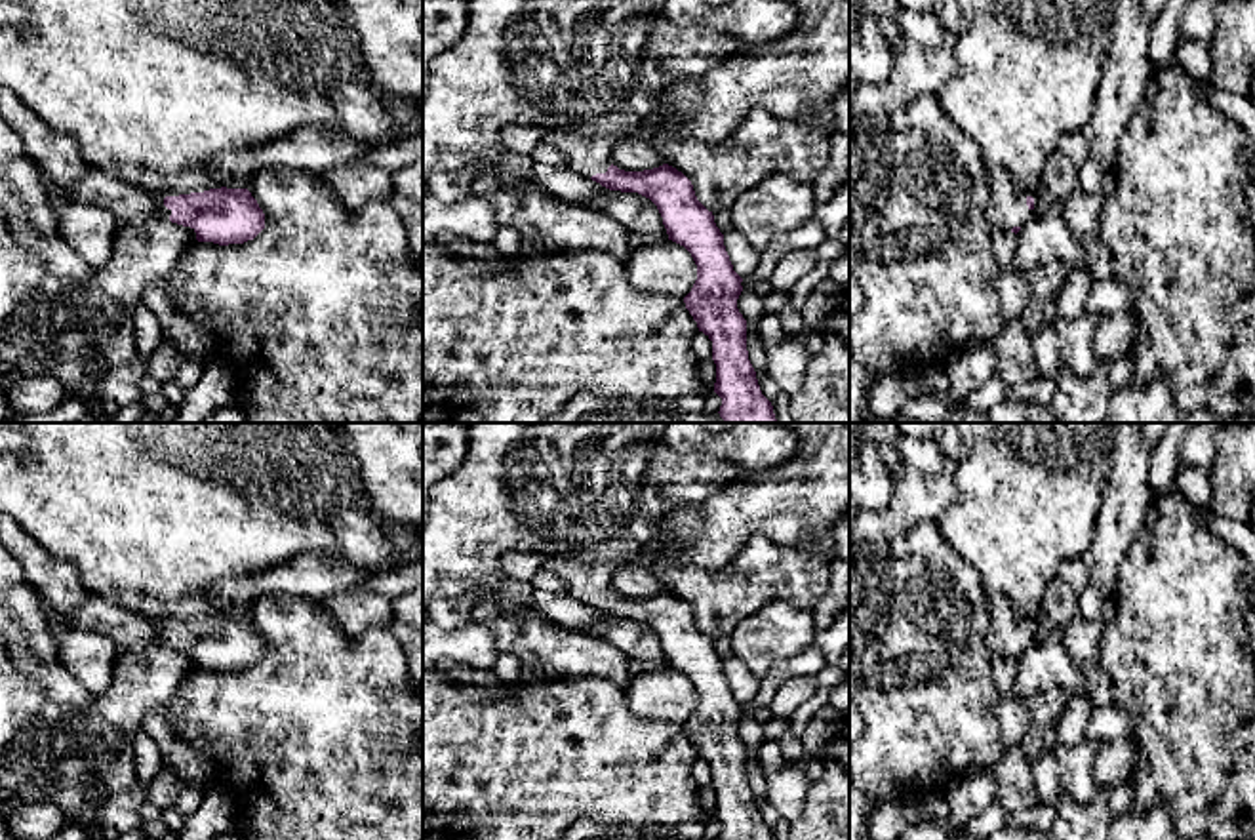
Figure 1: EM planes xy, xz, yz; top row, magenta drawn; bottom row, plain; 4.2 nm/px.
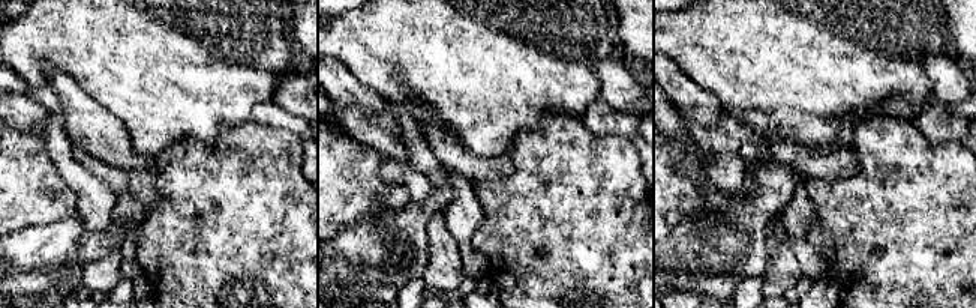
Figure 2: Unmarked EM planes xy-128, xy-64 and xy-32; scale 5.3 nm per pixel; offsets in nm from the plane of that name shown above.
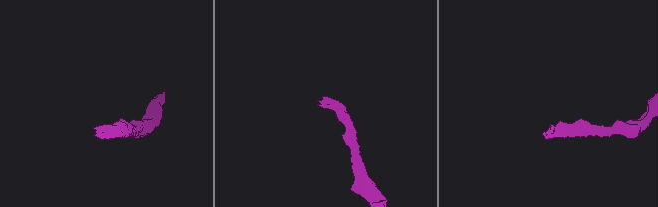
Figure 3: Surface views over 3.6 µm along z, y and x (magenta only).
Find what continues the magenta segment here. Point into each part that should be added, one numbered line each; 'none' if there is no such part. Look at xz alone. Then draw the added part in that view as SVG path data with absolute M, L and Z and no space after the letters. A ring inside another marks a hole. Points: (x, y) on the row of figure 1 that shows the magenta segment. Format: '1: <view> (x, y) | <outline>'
1: xz (585, 155) | M547 131L545 143L556 147L568 158L569 170L590 179L596 173L608 171L617 139L608 135L585 137L573 131Z

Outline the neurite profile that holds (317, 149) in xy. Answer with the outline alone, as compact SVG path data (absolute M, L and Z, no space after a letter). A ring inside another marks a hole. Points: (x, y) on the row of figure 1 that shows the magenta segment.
M310 126L255 149L223 152L208 164L208 171L227 189L248 189L249 179L263 170L291 168L324 175L369 149L343 128Z

